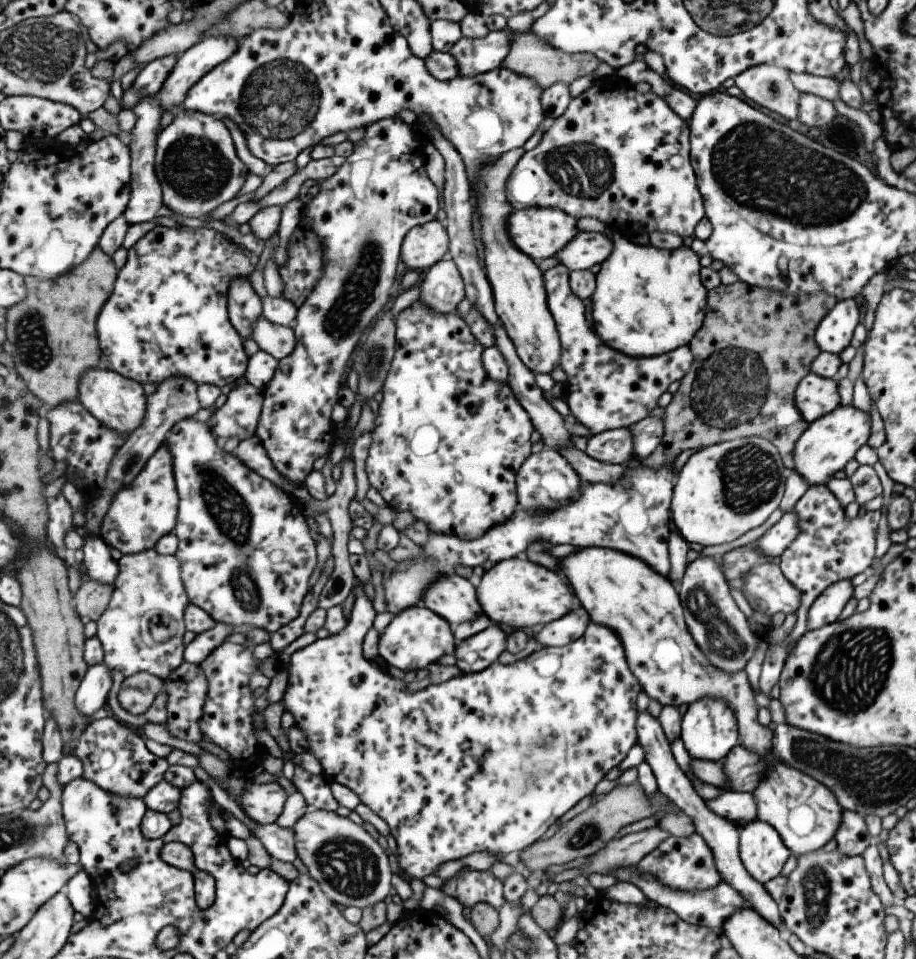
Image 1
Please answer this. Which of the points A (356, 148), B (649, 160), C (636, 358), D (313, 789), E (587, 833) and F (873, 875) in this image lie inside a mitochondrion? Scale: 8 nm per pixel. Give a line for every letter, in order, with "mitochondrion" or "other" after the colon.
A: other
B: other
C: other
D: other
E: mitochondrion
F: other

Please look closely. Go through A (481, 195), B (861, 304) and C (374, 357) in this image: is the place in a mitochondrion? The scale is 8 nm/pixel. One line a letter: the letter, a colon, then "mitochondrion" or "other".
A: other
B: other
C: mitochondrion

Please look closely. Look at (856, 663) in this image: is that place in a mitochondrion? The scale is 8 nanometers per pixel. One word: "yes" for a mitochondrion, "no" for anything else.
yes

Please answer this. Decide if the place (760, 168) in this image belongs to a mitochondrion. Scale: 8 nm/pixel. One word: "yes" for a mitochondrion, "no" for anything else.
yes

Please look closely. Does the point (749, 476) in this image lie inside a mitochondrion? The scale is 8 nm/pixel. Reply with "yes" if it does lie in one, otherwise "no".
yes

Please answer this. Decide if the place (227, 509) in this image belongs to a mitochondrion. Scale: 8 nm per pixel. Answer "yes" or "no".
yes

